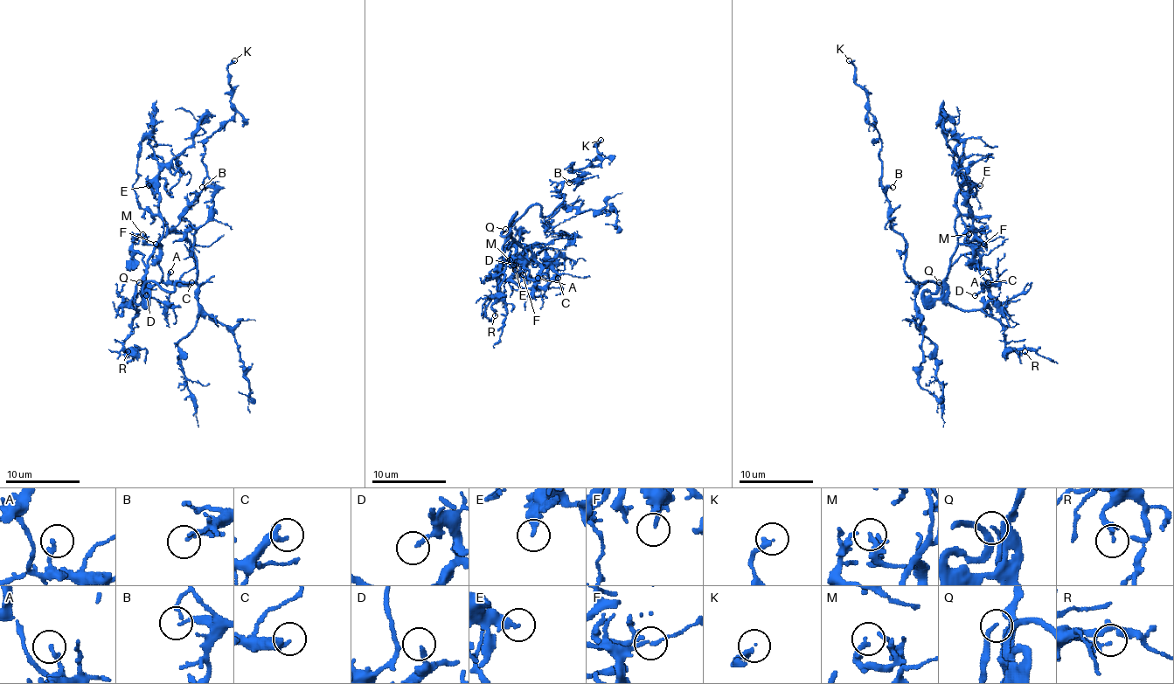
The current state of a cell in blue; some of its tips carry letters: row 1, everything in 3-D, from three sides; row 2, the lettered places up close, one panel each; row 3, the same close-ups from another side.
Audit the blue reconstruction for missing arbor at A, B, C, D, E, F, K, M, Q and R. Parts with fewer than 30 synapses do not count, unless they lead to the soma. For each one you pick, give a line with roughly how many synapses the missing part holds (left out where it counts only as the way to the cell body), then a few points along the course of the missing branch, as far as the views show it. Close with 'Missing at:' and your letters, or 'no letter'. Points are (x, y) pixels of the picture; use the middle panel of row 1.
Q: missing branch runs (505, 229), (518, 207), (543, 186), (546, 179), (531, 181), (451, 250), (429, 258), (414, 274)
Missing at: Q

